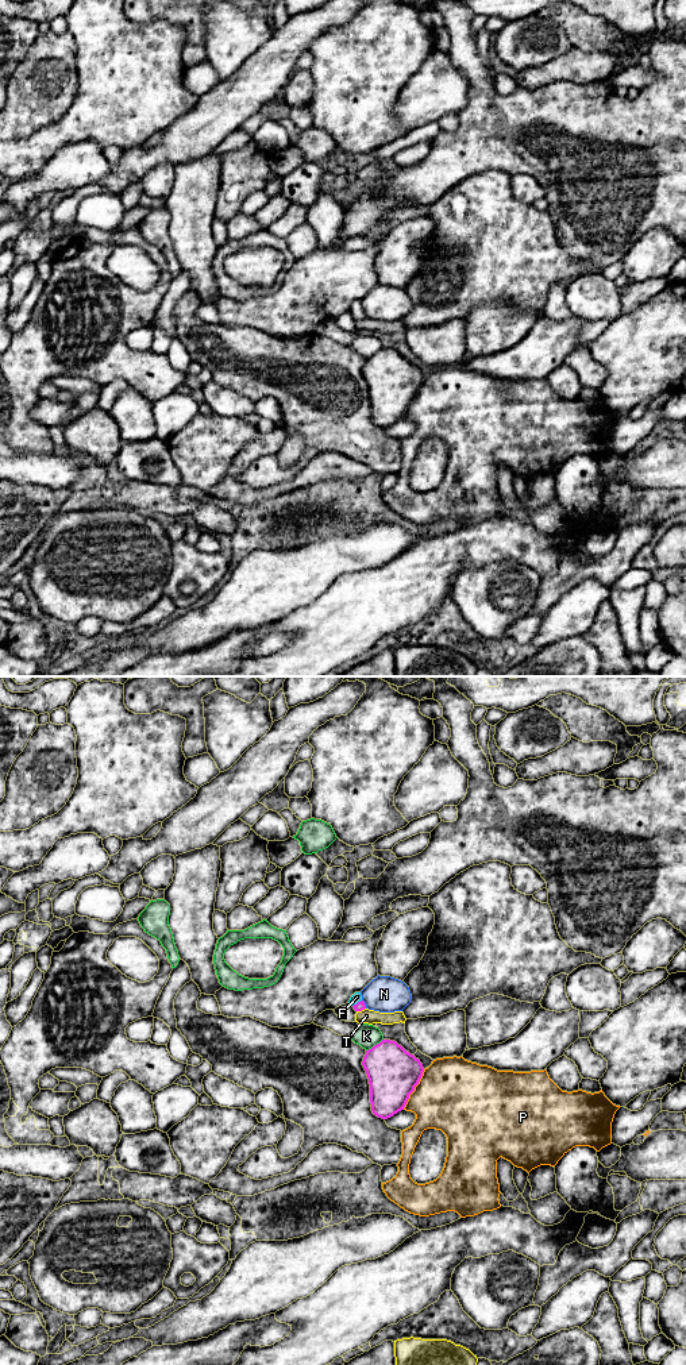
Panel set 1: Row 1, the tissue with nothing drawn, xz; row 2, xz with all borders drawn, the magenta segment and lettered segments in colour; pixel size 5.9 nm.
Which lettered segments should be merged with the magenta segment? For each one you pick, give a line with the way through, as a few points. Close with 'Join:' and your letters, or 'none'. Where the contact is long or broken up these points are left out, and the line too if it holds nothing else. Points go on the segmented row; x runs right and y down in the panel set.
F: across xz (359, 1006), (358, 1002), (357, 997)
Join: F

